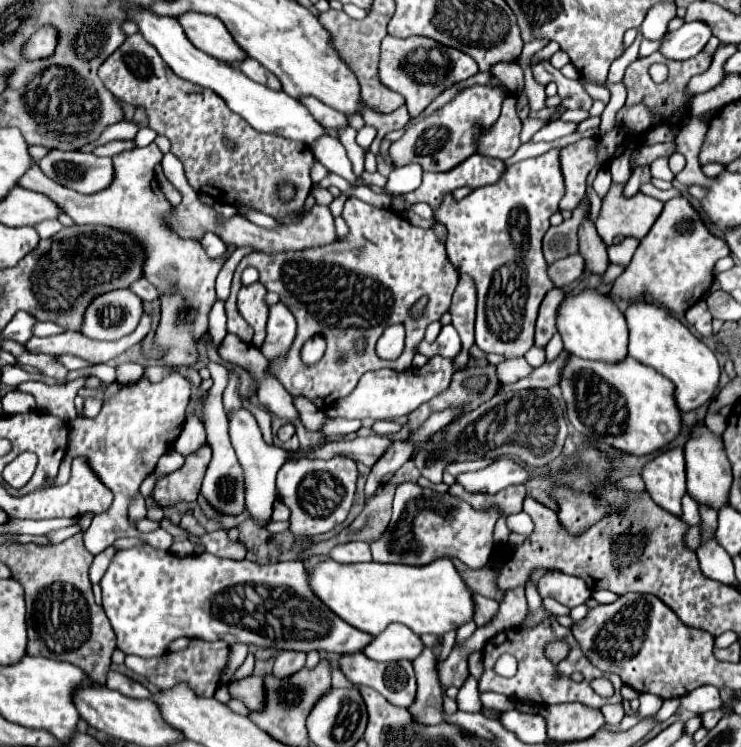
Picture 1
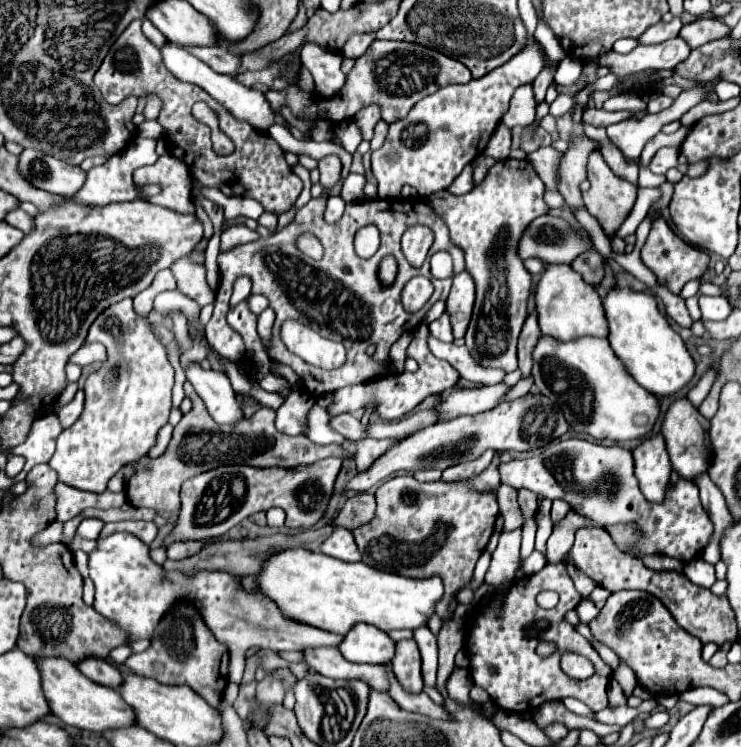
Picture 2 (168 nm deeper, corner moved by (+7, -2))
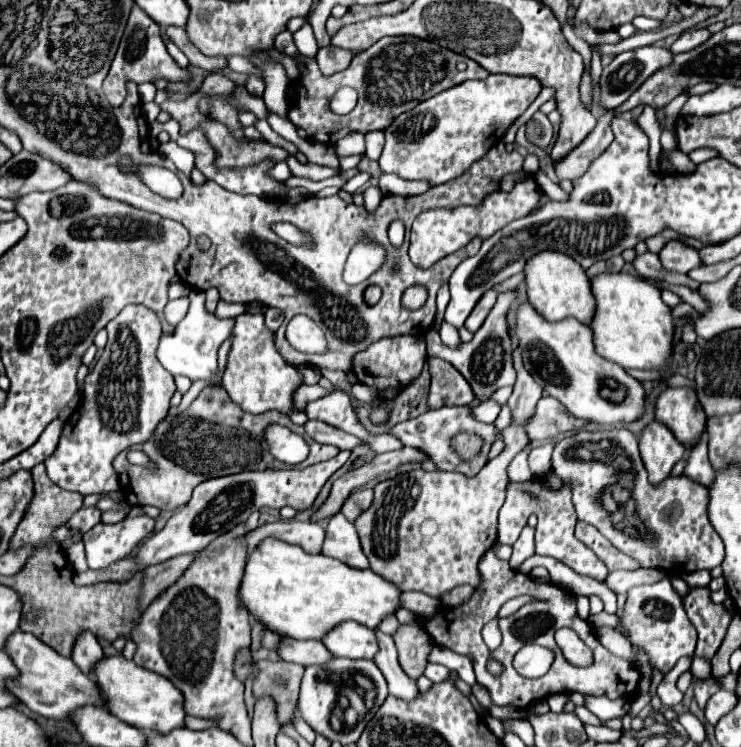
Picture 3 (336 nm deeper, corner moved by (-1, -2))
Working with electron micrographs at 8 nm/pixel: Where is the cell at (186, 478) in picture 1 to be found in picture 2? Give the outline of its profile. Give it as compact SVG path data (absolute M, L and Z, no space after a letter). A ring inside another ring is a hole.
M190 382L184 384L184 390L188 398L192 400L194 408L182 416L178 426L174 428L172 440L166 448L166 452L156 458L142 458L138 460L136 474L132 476L126 496L128 502L136 508L152 508L156 512L168 512L174 514L180 510L180 486L184 480L212 470L222 464L248 464L248 466L282 466L282 468L296 468L300 464L312 464L328 456L336 456L342 460L354 460L354 454L348 454L342 446L328 444L320 446L310 442L306 436L286 436L276 430L276 410L272 408L260 408L252 418L244 418L236 426L218 426L210 414L204 408L204 402L198 398L194 386Z

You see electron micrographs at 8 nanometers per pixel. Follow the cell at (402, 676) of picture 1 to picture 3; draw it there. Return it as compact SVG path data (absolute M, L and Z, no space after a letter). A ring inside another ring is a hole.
M282 638L276 648L280 660L294 662L302 666L312 666L320 662L328 662L332 654L324 648L320 640L296 640L296 638Z

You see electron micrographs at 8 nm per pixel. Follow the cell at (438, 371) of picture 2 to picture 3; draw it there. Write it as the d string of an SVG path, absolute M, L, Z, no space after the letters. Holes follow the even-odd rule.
M428 358L430 374L432 374L432 390L428 394L428 402L436 408L442 406L462 406L472 404L474 394L470 384L458 374L452 364L440 358Z

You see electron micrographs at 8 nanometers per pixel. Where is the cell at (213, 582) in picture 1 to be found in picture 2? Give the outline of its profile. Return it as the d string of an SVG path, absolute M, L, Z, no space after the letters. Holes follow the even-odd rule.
M118 532L108 538L98 538L98 548L90 554L90 578L96 584L96 612L102 614L112 624L116 624L120 630L124 630L128 634L128 642L136 642L142 638L150 640L156 626L160 624L160 618L164 618L168 610L176 608L182 600L186 600L204 618L204 624L208 626L208 630L212 630L214 638L228 648L230 652L228 672L230 672L230 680L236 684L240 684L242 680L244 654L248 648L270 648L274 652L284 652L284 650L306 650L306 648L340 644L340 634L328 634L326 630L316 630L316 626L308 626L302 622L292 622L292 618L284 618L276 602L260 594L260 590L246 590L240 578L236 578L234 574L228 574L224 570L198 570L192 576L184 576L184 572L164 570L160 564L156 564L150 558L150 548L144 542L140 542L136 536L126 532Z

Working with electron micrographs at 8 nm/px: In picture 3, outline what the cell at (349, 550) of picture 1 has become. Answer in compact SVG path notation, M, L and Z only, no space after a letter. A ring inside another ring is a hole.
M334 514L326 526L326 538L322 554L332 556L352 568L364 570L368 568L368 558L364 556L358 540L358 532L352 522L344 518L344 514Z

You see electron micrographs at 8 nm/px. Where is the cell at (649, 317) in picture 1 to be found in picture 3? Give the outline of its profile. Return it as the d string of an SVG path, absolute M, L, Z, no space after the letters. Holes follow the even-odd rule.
M624 272L592 276L590 286L596 300L596 310L588 326L594 334L596 354L620 364L622 368L666 368L670 362L674 318L670 308L662 302L660 290L644 278Z

